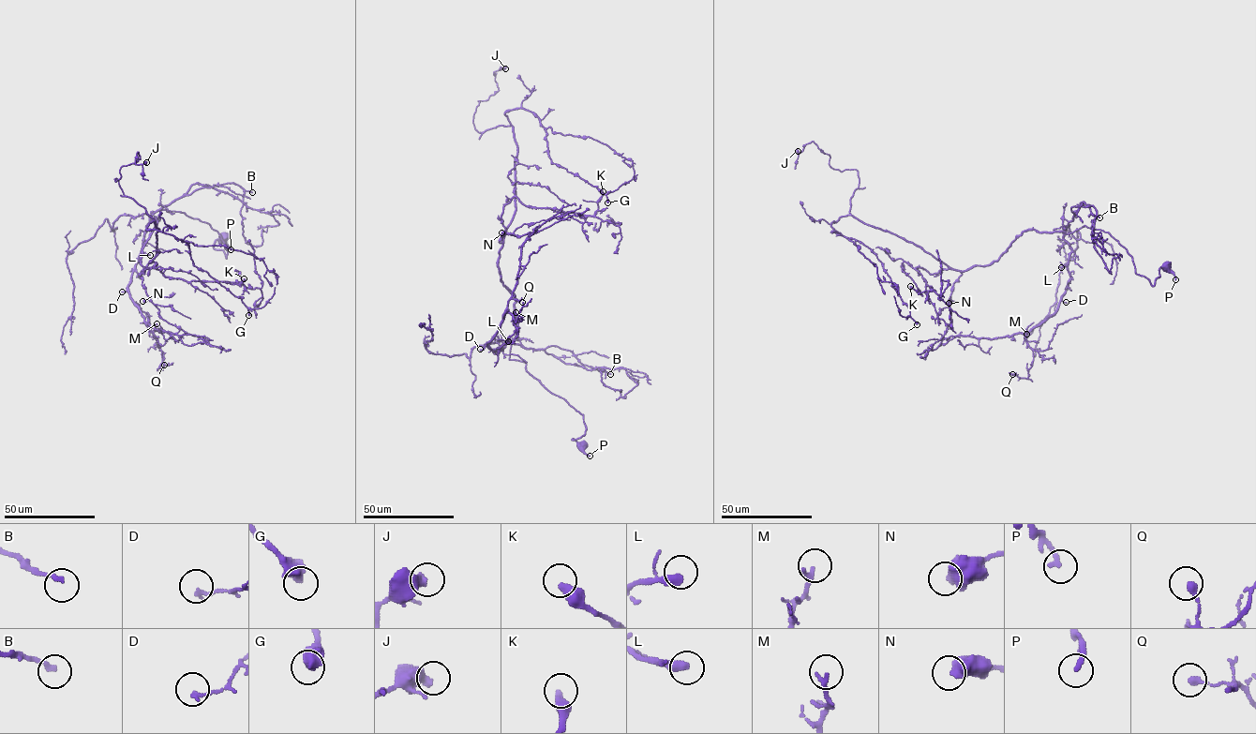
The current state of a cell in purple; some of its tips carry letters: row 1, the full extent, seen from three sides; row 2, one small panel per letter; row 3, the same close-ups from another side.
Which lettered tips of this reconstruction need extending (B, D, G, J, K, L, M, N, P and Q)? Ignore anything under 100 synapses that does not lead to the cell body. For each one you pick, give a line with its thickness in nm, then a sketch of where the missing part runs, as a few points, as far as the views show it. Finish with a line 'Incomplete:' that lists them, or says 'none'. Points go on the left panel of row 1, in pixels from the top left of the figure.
Incomplete: none

